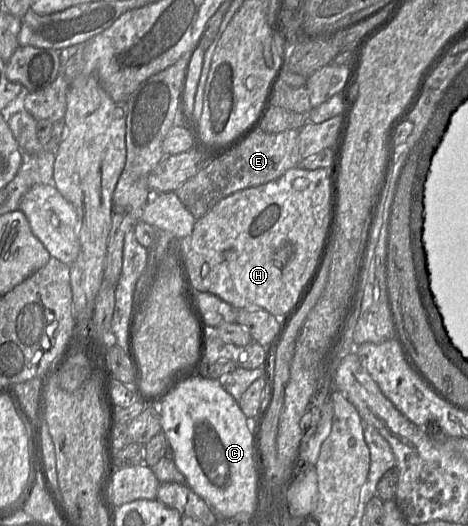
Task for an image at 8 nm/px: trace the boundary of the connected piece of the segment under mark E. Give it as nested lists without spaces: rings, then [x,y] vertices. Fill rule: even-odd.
[[[261,128],[257,129],[236,149],[219,158],[208,160],[205,167],[175,191],[176,195],[198,220],[227,196],[280,178],[289,169],[299,166],[303,159],[299,152],[298,131],[269,133]]]

